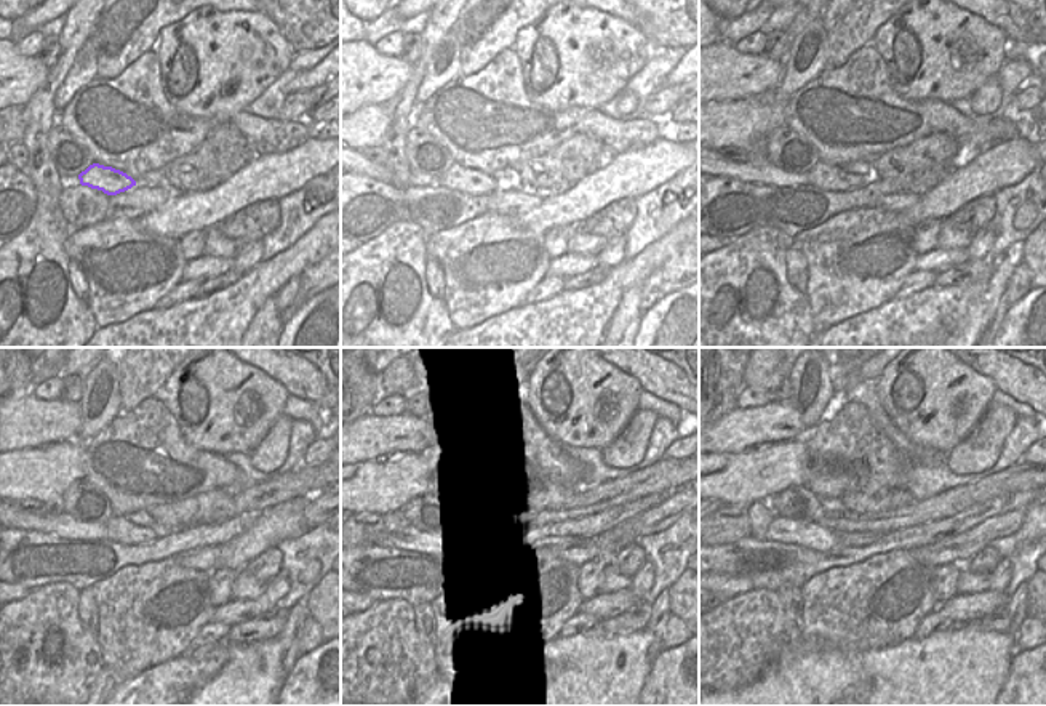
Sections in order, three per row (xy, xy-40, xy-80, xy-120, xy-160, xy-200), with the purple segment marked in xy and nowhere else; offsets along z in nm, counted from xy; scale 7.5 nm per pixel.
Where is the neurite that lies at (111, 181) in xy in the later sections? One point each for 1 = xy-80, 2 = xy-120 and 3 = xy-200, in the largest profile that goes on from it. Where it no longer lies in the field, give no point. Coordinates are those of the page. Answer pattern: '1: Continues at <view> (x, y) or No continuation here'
1: Continues at xy-80 (826, 176)
2: Continues at xy-120 (120, 530)
3: Continues at xy-200 (854, 538)

